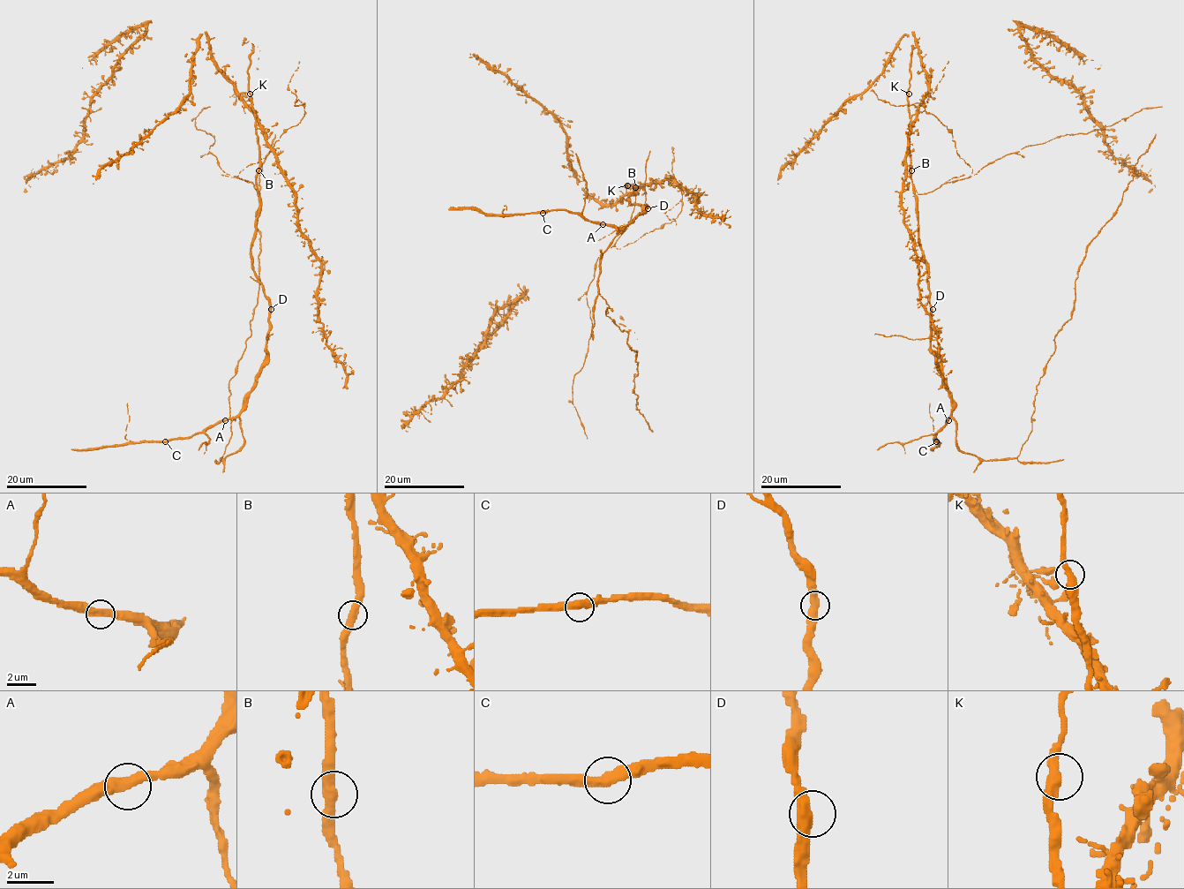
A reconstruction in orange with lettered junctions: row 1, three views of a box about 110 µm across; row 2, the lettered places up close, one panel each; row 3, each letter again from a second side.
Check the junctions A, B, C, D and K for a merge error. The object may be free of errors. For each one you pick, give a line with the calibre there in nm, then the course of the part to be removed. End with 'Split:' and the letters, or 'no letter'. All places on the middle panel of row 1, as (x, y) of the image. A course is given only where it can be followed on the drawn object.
Split: no letter

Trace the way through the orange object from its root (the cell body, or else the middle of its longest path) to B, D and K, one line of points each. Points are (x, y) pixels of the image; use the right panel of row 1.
B: (927, 274), (926, 259), (919, 238), (911, 170)
D: (927, 274), (929, 305), (932, 309)
K: (927, 274), (911, 178), (909, 94)

